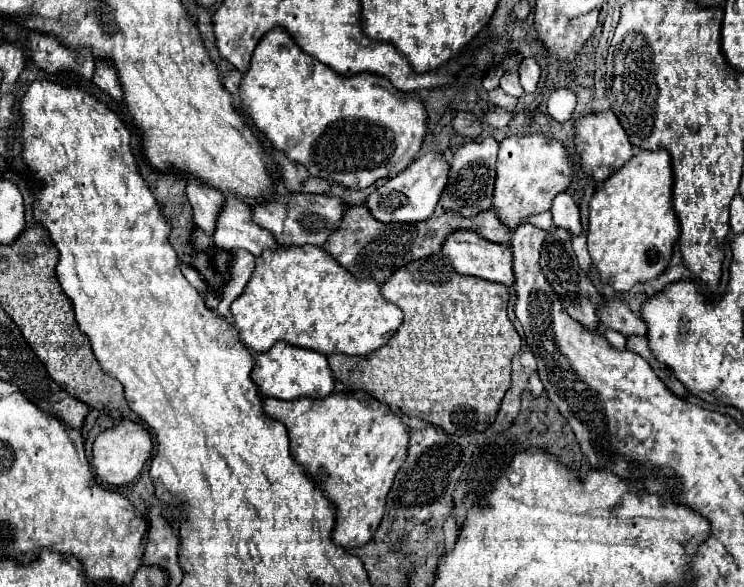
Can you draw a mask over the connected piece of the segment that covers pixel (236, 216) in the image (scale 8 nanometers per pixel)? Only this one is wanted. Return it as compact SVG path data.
M227 196L225 210L217 220L215 244L223 250L247 250L255 258L263 250L277 250L279 244L265 228L251 218L251 206L241 198Z

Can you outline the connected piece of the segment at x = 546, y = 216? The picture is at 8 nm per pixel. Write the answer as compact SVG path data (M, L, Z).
M541 212L541 214L537 214L537 216L533 216L533 218L527 218L525 222L531 222L533 226L537 226L537 228L541 228L541 230L547 230L547 232L551 232L553 230L553 218L551 218L551 212Z

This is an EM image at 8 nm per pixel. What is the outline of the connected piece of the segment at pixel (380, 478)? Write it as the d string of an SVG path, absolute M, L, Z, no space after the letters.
M331 394L325 398L325 402L309 402L309 398L299 400L275 400L265 398L263 410L269 418L279 420L285 424L289 442L291 442L291 456L297 464L303 466L303 470L309 474L309 478L319 484L319 488L325 492L325 496L335 504L337 516L335 516L335 528L331 532L331 538L335 544L343 548L357 548L365 546L385 512L385 496L393 484L393 478L397 470L401 468L401 462L407 454L407 432L409 428L401 420L401 414L377 400L371 398L371 402L357 400L351 394Z

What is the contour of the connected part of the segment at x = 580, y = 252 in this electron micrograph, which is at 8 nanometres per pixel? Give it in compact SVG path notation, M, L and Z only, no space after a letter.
M571 234L571 246L573 246L573 252L577 254L577 260L579 260L579 266L587 272L591 270L591 262L589 262L589 254L587 254L587 238L585 234Z

